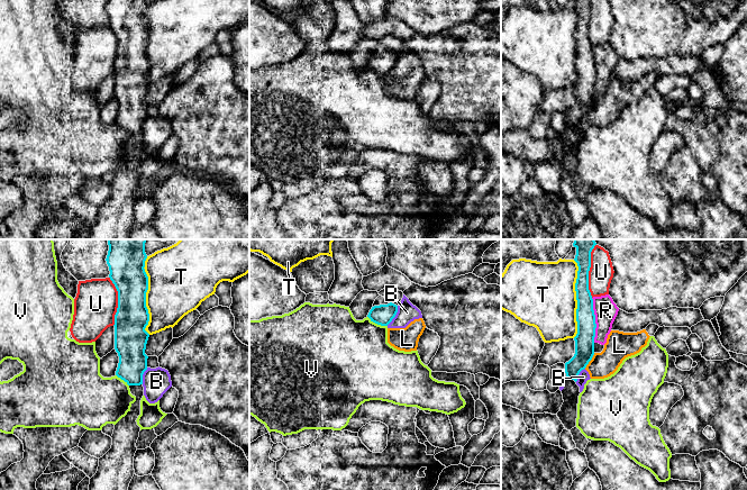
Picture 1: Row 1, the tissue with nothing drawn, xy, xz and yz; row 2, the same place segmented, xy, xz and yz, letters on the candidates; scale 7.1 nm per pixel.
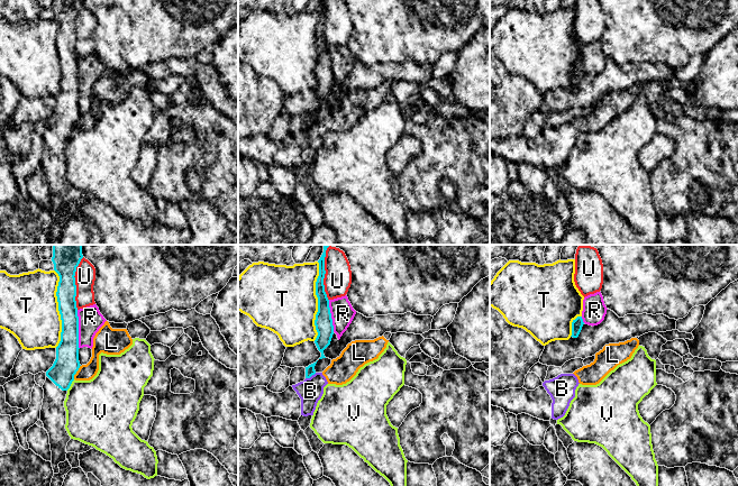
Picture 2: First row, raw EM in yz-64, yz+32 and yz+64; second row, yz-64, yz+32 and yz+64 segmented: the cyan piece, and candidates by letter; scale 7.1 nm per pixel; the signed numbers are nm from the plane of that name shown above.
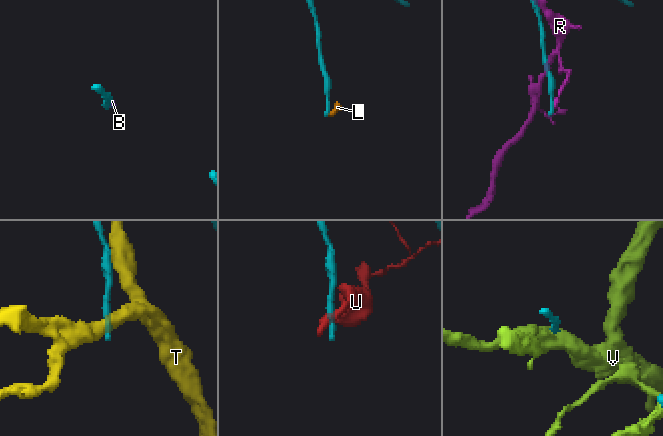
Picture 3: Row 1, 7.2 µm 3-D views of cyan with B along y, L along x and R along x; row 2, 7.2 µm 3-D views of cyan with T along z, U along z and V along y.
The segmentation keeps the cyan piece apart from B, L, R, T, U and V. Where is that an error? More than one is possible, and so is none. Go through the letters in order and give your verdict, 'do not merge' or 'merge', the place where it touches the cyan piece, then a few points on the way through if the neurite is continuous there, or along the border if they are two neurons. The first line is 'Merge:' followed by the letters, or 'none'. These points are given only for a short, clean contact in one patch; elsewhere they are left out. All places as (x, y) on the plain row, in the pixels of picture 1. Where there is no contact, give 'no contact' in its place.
Merge: none
B: do not merge; contact xz (394, 64); border xz (398, 54), (395, 64), (386, 73)
L: do not merge; contact yz (590, 108); border yz (594, 101), (584, 116)
R: do not merge; contact yz (594, 69); border yz (591, 46), (595, 72), (594, 90)
T: do not merge; contact xy (145, 44)
U: do not merge; contact xy (118, 50)
V: do not merge; contact xz (377, 72); border xz (367, 64), (373, 70), (386, 74)

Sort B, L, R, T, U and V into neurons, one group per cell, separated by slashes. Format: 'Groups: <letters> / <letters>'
Groups: B L / R / T / U / V

